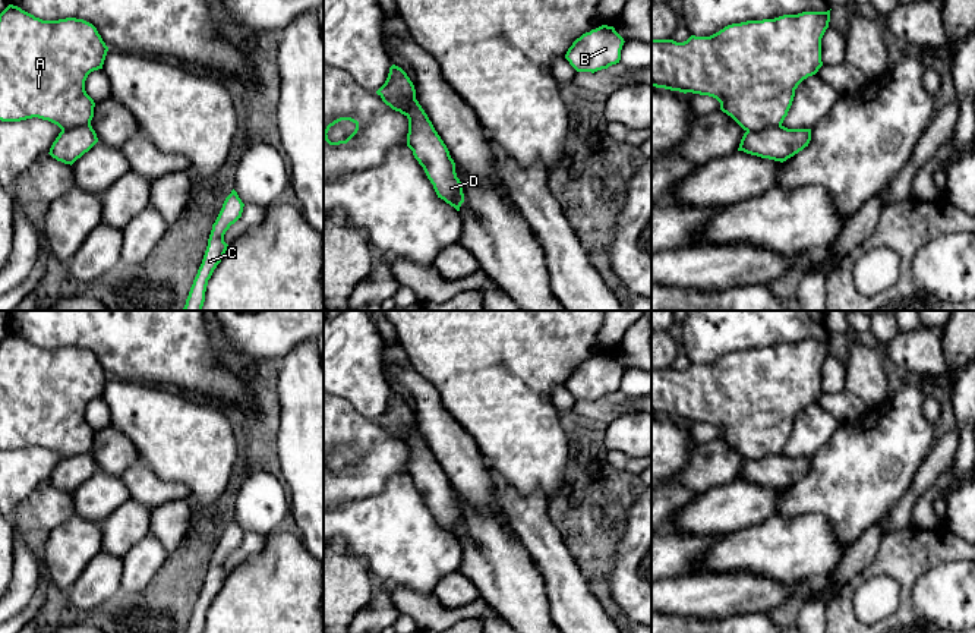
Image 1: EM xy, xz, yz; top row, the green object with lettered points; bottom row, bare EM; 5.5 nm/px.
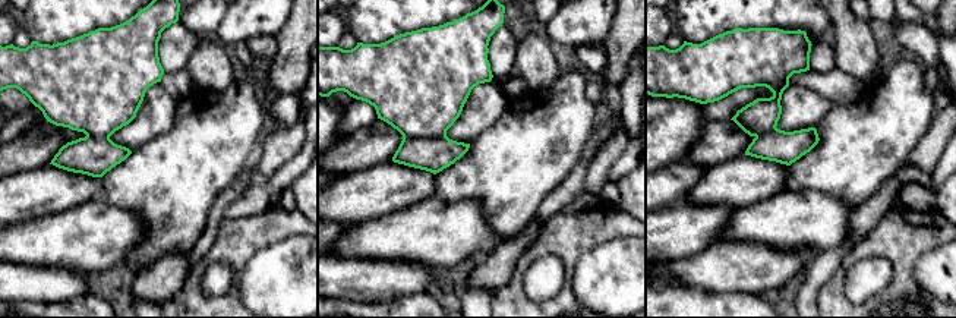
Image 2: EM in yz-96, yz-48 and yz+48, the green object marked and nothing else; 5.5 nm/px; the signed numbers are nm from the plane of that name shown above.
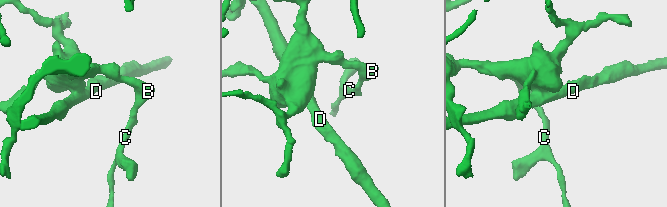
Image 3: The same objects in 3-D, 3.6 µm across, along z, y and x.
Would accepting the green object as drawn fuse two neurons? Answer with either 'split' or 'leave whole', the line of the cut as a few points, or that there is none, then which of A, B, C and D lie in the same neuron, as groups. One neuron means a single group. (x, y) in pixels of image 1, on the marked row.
split; cut yz (781, 123), (759, 131), (747, 131); groups A B C / D

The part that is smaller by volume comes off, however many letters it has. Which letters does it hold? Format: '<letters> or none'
D

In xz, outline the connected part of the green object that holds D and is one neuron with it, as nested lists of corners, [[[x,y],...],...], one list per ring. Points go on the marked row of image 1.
[[[417,100],[404,103],[400,113],[408,119],[407,147],[423,167],[438,198],[460,211],[464,193],[447,145]]]

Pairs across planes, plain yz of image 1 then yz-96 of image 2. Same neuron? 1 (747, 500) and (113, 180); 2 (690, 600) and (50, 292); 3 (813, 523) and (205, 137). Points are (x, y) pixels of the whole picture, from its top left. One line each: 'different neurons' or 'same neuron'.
1: different neurons
2: same neuron
3: different neurons

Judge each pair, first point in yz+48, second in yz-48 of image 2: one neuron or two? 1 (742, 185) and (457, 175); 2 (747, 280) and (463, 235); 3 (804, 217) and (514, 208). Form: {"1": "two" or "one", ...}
{"1": "two", "2": "two", "3": "two"}

